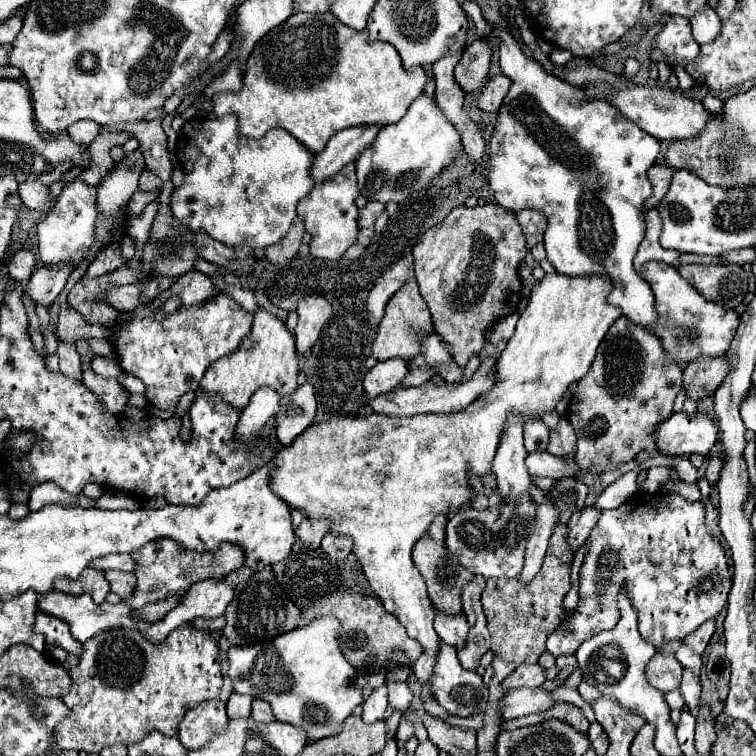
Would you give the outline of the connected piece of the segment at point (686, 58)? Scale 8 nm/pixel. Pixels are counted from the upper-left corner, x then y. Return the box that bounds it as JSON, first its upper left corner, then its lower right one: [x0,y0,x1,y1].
[656,17,700,67]

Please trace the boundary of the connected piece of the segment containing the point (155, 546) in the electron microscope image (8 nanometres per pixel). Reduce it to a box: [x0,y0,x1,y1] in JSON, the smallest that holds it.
[124,539,244,609]

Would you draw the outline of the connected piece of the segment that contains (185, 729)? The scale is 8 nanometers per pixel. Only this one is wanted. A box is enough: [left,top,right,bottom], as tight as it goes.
[178,675,232,749]

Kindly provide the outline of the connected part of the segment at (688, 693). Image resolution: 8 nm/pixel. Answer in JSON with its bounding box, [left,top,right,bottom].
[680,669,700,709]

